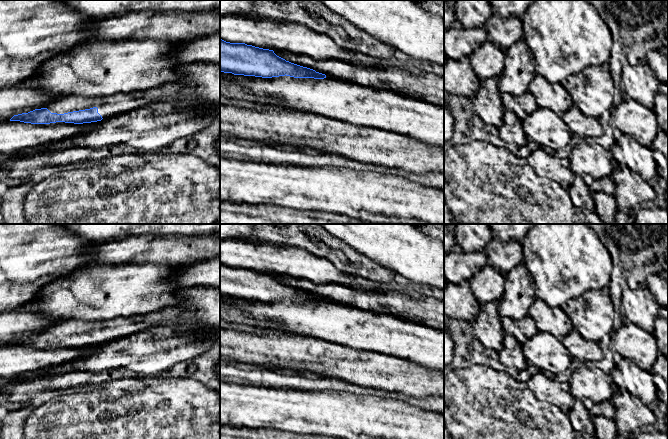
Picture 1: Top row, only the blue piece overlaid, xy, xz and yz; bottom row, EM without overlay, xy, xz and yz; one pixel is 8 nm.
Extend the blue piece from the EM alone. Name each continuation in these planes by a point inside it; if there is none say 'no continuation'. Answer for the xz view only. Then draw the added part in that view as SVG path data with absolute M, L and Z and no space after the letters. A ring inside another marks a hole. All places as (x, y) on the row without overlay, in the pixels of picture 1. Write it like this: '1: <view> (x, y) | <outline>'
no continuation

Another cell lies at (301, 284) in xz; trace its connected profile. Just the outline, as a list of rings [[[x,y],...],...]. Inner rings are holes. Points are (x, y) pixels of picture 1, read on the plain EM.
[[[273,275],[286,285],[313,293],[335,304],[393,315],[403,321],[444,330],[444,302],[431,297],[414,296],[386,287],[368,291],[342,284],[314,284],[303,279]]]

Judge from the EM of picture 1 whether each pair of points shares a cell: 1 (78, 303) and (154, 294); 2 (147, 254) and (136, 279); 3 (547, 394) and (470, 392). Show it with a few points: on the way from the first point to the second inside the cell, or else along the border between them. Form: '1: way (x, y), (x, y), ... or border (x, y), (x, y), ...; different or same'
1: way (97, 298), (107, 298), (111, 294), (135, 294); same
2: border (119, 263), (165, 264); different
3: border (526, 382), (529, 389), (541, 401); different

